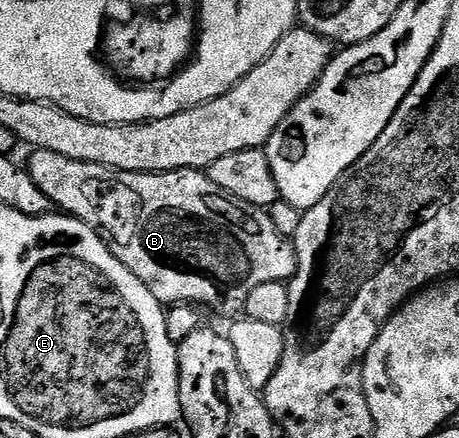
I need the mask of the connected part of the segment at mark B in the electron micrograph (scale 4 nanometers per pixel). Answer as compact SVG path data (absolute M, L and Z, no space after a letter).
M36 149L30 155L32 156L31 162L26 162L25 165L27 173L33 179L33 183L37 183L37 187L41 187L41 191L45 191L52 206L56 210L81 219L86 225L96 229L103 242L109 247L111 254L122 265L129 267L129 271L133 271L133 275L137 275L137 279L141 279L141 283L145 283L145 287L149 287L151 294L163 302L164 306L174 307L192 304L196 307L204 307L203 305L208 305L213 312L220 313L221 316L227 317L226 319L231 319L243 313L245 299L249 299L251 292L256 287L261 287L261 283L277 283L278 281L287 283L290 282L295 273L297 267L295 246L288 238L279 234L277 227L273 227L270 212L229 196L225 191L221 191L221 187L217 187L217 183L213 183L213 179L207 177L206 172L198 169L178 169L168 173L130 173L129 171L101 167L97 163L81 163L77 159L65 159L65 155L57 155L54 151L45 151L44 149Z

